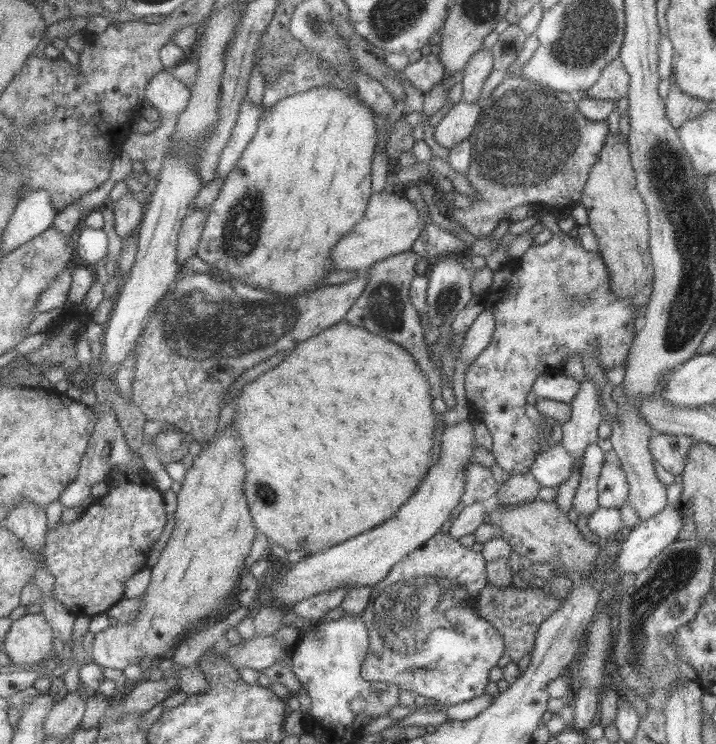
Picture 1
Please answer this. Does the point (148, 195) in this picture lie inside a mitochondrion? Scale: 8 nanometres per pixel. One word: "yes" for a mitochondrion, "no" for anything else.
no

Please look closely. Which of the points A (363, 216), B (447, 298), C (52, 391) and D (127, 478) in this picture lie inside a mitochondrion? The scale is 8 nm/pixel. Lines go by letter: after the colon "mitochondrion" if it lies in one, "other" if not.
A: other
B: mitochondrion
C: other
D: other

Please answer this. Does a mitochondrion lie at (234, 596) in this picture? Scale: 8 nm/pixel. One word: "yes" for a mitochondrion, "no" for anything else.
no

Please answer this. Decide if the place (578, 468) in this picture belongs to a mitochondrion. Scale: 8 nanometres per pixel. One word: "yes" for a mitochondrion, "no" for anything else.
no

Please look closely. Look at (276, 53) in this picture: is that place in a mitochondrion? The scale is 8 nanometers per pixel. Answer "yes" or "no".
yes

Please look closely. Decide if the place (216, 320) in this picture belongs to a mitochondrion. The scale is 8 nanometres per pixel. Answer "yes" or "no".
yes

